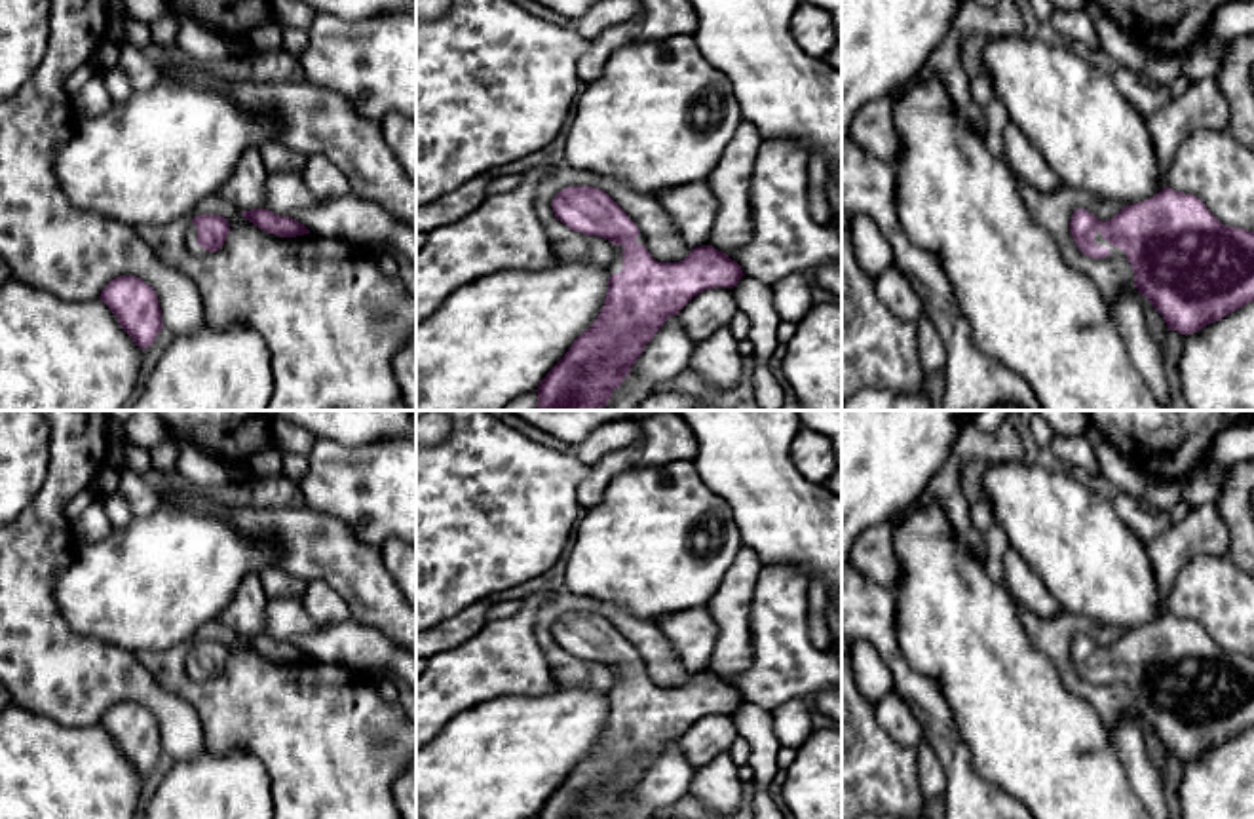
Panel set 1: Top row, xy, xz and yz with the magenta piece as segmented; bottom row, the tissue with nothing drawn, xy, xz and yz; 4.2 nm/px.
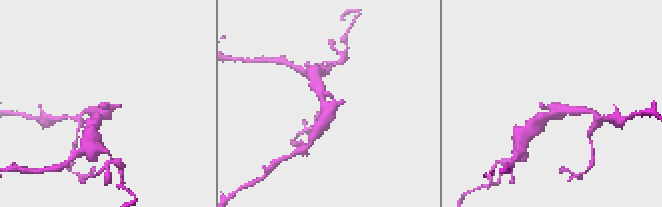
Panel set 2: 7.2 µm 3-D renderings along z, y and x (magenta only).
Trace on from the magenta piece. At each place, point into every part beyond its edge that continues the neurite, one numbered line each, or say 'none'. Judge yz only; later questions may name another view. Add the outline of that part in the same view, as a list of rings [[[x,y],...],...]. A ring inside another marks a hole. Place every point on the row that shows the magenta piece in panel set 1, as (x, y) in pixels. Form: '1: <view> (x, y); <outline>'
1: yz (1114, 251); [[[1096,232],[1094,243],[1100,245],[1100,247],[1108,247],[1110,249],[1110,257],[1123,257],[1123,258],[1127,258],[1127,253],[1121,251],[1119,247],[1113,247],[1110,241],[1106,241],[1100,232]]]

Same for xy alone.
1: xy (190, 236); [[[190,224],[184,232],[184,247],[192,257],[209,257],[211,253],[198,245],[198,226]]]

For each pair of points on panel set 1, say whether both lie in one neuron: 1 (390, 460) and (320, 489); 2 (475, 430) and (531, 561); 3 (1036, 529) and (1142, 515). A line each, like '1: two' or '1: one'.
1: one
2: one
3: two

